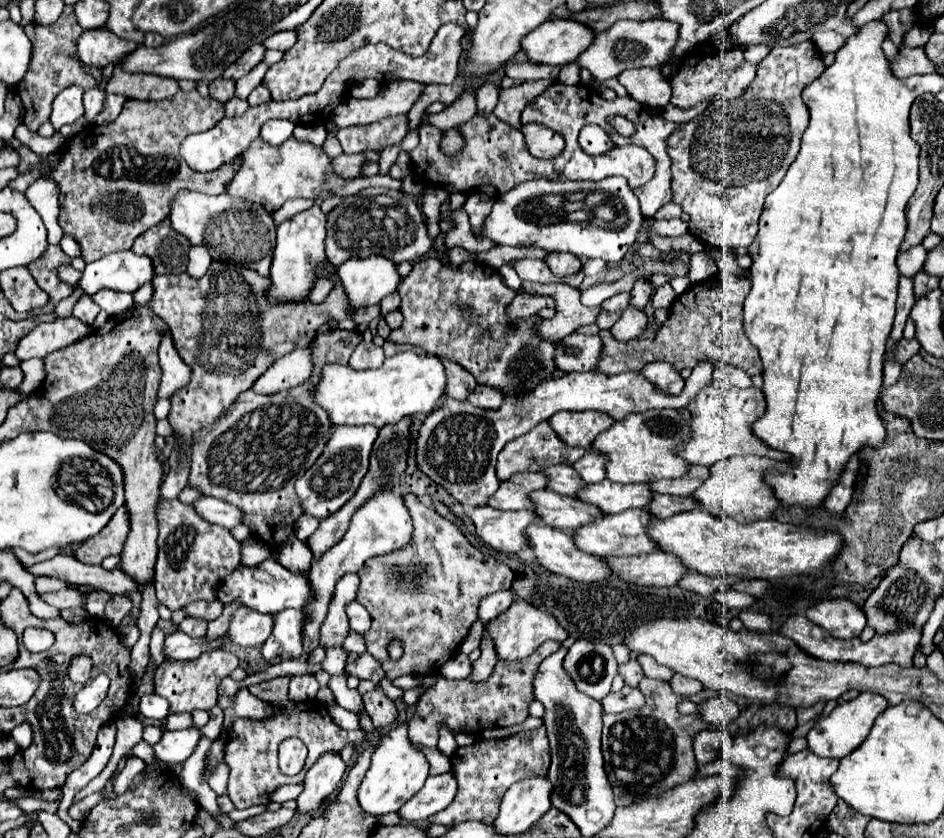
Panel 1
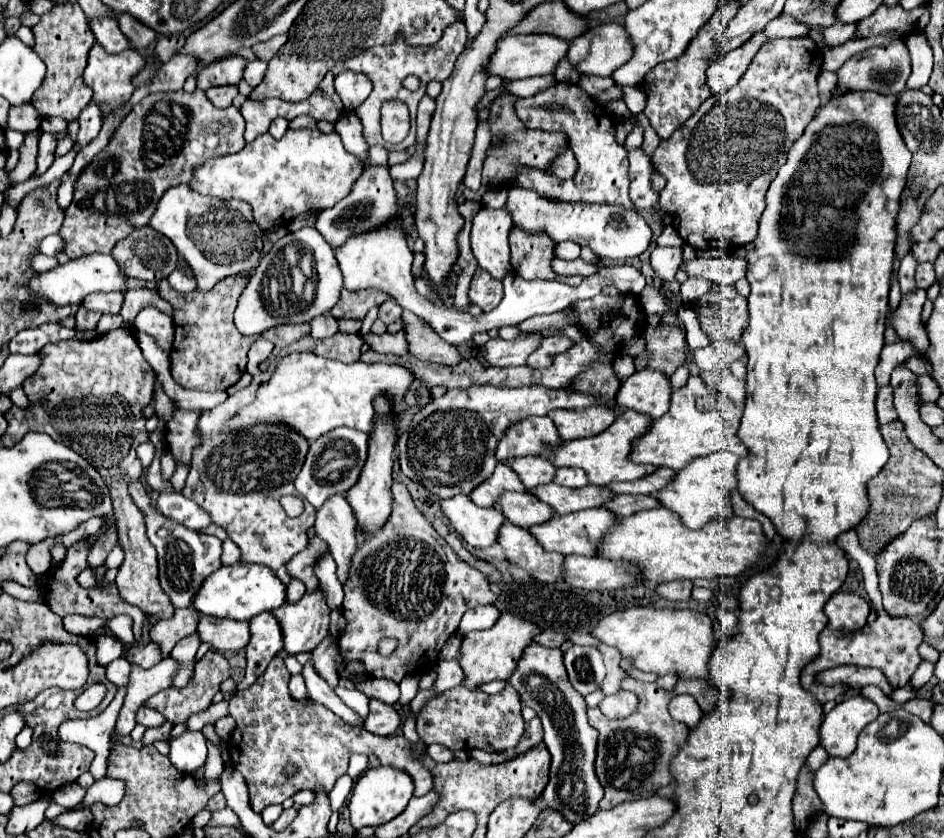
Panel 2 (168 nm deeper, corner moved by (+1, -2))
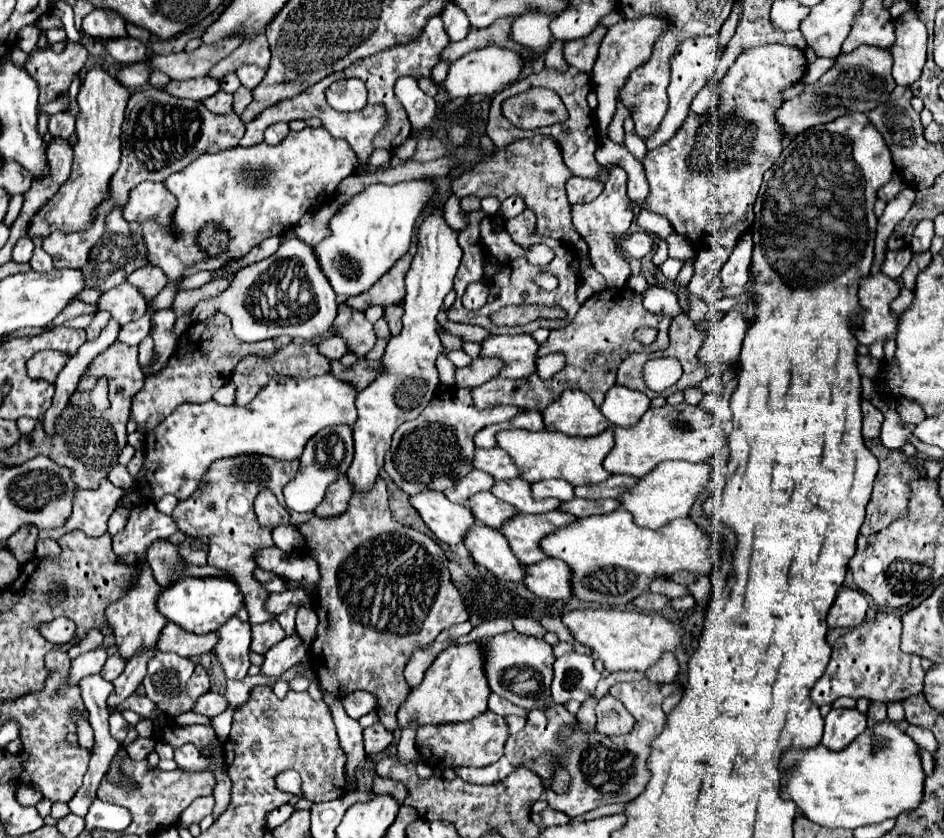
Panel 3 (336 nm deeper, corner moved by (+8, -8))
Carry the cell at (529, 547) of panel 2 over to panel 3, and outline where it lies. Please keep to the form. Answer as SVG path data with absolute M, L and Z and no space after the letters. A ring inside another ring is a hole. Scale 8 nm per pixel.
M473 524L465 532L463 544L469 550L473 562L487 568L497 578L521 582L521 578L525 576L521 562L513 556L507 540L499 530L485 524Z

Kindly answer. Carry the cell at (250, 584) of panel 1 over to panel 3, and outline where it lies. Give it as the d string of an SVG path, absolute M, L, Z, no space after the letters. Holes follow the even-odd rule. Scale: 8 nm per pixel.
M181 578L177 584L173 584L173 588L163 588L157 596L157 610L169 622L175 622L185 632L193 634L215 632L243 606L243 594L239 586L227 578Z

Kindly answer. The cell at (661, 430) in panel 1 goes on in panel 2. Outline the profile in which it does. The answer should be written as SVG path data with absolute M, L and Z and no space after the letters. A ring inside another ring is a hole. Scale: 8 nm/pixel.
M624 410L618 414L614 424L608 430L604 430L602 434L582 438L582 440L570 440L570 442L564 442L562 446L556 446L552 450L552 462L558 468L576 466L576 468L586 470L590 484L596 484L596 486L606 486L606 484L620 482L620 480L646 478L646 474L652 474L652 470L656 470L656 466L634 464L628 458L628 454L632 452L636 438L642 438L648 432L650 424L652 424L652 418L648 418L648 414L634 414L634 410Z

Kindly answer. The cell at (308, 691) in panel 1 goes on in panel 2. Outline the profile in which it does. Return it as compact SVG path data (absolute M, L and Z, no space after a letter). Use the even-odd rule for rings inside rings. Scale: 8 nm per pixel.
M300 674L292 676L292 680L290 680L290 694L292 694L294 700L304 700L304 698L308 698L306 682L304 682L304 678L302 678Z

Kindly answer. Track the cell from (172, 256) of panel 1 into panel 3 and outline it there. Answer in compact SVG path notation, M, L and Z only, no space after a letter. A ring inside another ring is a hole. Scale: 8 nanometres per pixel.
M113 208L109 212L109 218L105 218L105 232L101 236L101 242L97 242L89 252L89 262L81 268L85 272L85 288L95 288L101 292L107 292L115 286L119 286L123 280L129 278L129 274L137 268L147 266L147 248L141 234L131 234L129 224L121 216L121 208Z

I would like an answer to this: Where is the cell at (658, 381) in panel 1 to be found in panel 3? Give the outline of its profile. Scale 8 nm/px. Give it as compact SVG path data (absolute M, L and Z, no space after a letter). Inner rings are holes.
M613 386L605 396L601 412L611 424L629 428L637 424L637 420L645 414L649 402L651 400L637 390L629 390L625 386Z

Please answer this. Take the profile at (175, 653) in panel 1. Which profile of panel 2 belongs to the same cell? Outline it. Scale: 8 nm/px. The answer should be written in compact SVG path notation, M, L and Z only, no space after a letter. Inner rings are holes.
M150 642L150 644L138 644L138 646L132 646L130 650L126 650L126 660L142 666L142 668L152 668L156 666L160 660L160 646L156 646L156 642Z

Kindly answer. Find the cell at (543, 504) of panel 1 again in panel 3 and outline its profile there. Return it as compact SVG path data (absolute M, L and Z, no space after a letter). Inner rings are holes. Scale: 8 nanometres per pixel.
M477 492L477 496L471 496L467 502L469 510L473 512L475 520L491 526L491 528L501 528L501 524L505 520L509 520L513 514L517 514L517 510L513 510L509 504L503 504L501 500L497 500L491 492Z

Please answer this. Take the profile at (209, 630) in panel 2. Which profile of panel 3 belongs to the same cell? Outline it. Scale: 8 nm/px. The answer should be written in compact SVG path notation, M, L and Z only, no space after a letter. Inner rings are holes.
M165 624L165 628L161 630L161 636L157 640L157 650L159 652L175 652L183 658L191 658L191 656L199 656L205 652L211 652L213 646L217 644L217 636L215 634L191 634L191 632L183 632L177 624Z

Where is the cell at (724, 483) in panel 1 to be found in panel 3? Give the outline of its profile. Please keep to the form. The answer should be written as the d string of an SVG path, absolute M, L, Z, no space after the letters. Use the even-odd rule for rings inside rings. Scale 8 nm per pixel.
M689 462L657 464L657 468L649 472L649 476L639 478L639 482L633 488L629 488L629 492L623 492L617 500L621 508L633 514L633 522L637 526L647 526L655 530L675 518L689 516L693 500L699 492L703 492L709 474L711 474L711 466L707 464L689 464Z

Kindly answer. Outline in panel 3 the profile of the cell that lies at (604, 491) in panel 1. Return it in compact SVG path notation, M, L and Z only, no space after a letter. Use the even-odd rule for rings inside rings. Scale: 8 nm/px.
M521 478L495 480L491 492L493 492L493 496L497 496L499 500L511 504L517 512L523 512L523 514L543 514L543 512L551 512L551 510L557 510L559 504L561 504L559 500L553 500L553 498L533 500L529 482L525 482L525 480L521 480Z

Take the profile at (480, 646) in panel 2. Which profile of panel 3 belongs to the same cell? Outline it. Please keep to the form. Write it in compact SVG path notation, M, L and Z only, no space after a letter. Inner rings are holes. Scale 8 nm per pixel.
M477 642L463 644L463 646L451 646L445 652L441 652L435 664L431 664L429 670L425 672L423 682L409 692L407 700L397 710L399 728L407 728L411 722L417 722L419 726L467 722L479 716L481 712L485 712L487 698L491 692L485 680L483 662L485 662L483 650L481 650L481 644Z

